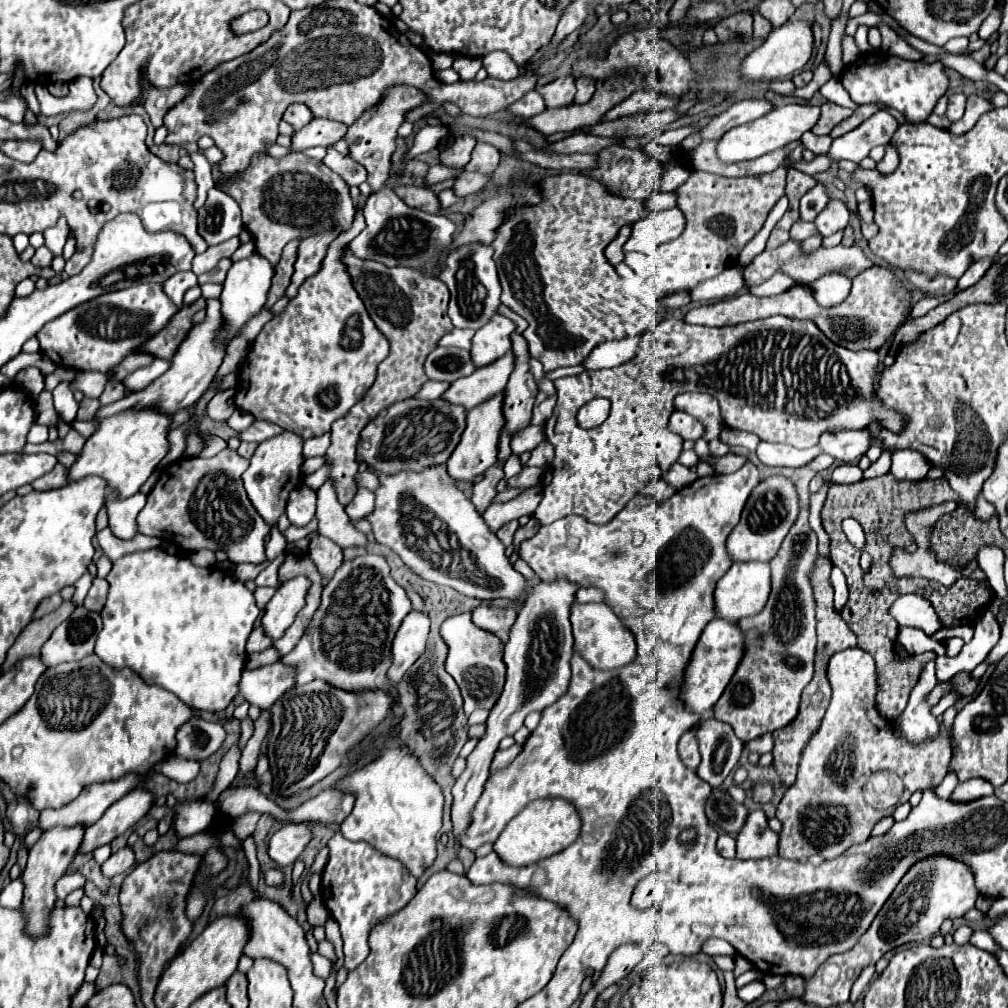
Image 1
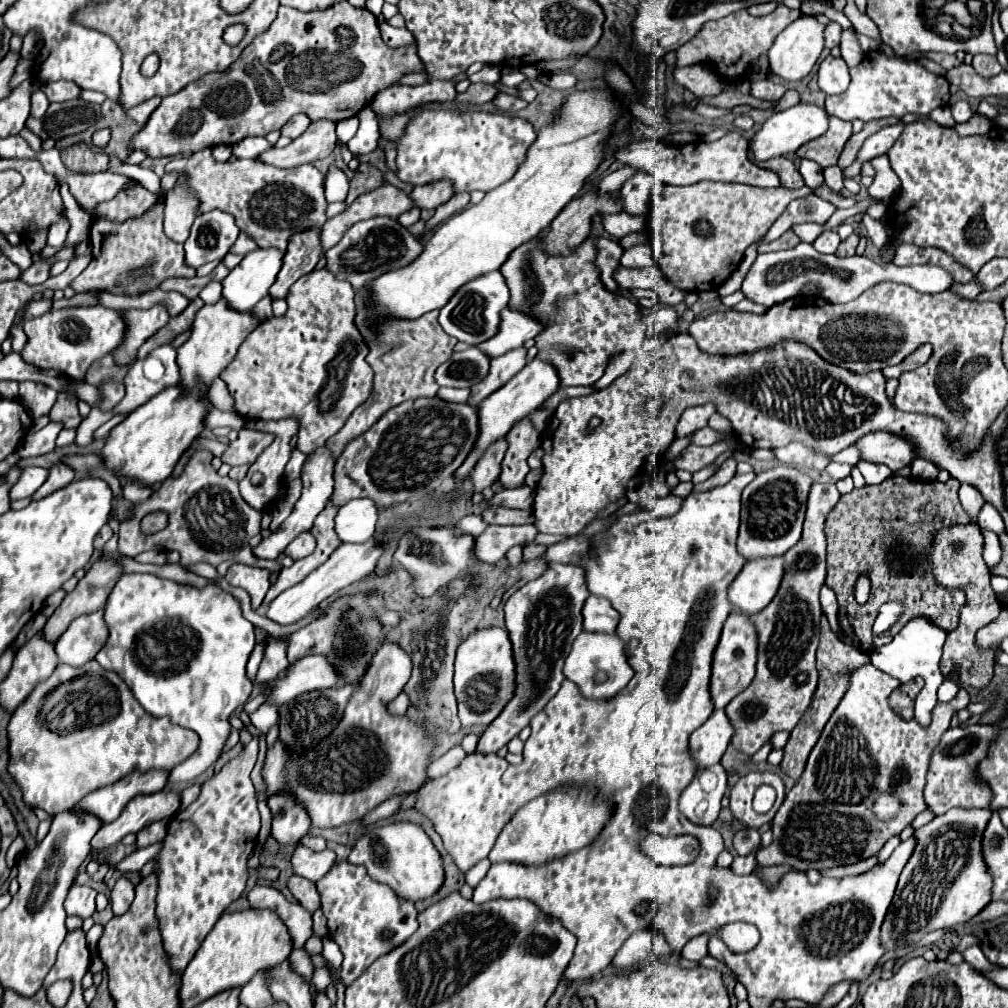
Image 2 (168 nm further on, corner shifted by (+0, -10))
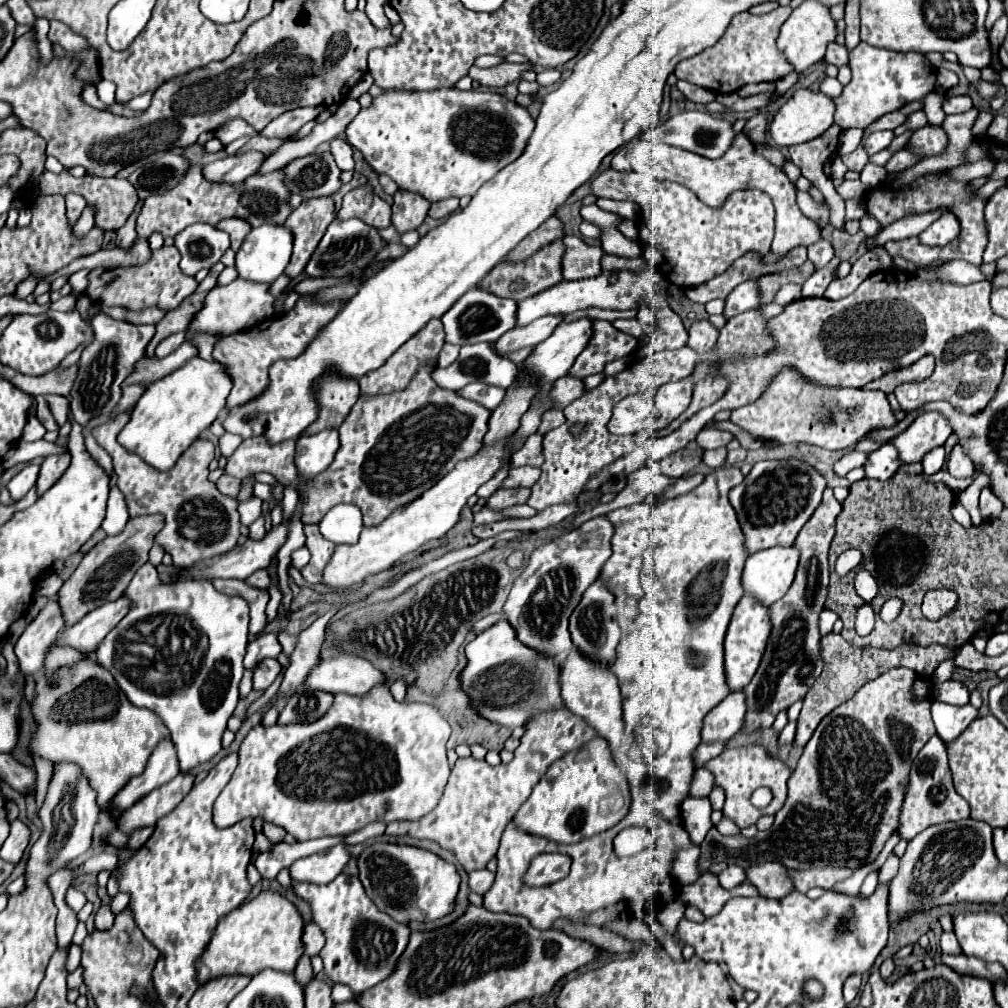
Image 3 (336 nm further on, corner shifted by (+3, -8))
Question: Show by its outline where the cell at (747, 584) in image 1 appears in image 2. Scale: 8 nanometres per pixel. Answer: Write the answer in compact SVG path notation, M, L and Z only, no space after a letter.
M783 557L745 563L729 587L729 603L743 615L755 615L775 597L783 577Z

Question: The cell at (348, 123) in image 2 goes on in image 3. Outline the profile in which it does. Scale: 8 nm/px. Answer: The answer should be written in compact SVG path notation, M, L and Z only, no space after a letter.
M456 87L436 91L386 89L372 99L370 107L360 109L354 121L346 127L346 141L364 155L376 173L386 173L402 191L418 193L434 203L450 197L472 197L482 183L490 181L500 169L522 155L534 125L536 123L526 107L492 91L460 91Z

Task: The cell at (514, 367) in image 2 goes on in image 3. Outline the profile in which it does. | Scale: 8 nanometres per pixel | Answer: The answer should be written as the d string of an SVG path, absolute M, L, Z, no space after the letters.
M550 315L538 321L532 321L526 327L516 327L510 333L506 333L506 337L500 337L496 341L496 349L498 353L510 353L522 347L534 347L542 343L546 337L550 337L550 333L556 329L556 325L562 323L562 319L564 315Z

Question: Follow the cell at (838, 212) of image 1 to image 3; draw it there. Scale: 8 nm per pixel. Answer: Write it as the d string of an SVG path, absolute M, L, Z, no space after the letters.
M820 239L818 243L808 247L808 259L814 263L816 269L822 269L824 265L828 265L832 257L834 257L834 249L826 239Z

